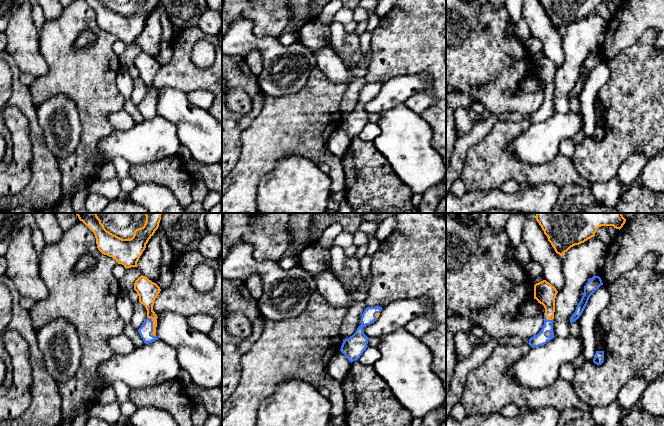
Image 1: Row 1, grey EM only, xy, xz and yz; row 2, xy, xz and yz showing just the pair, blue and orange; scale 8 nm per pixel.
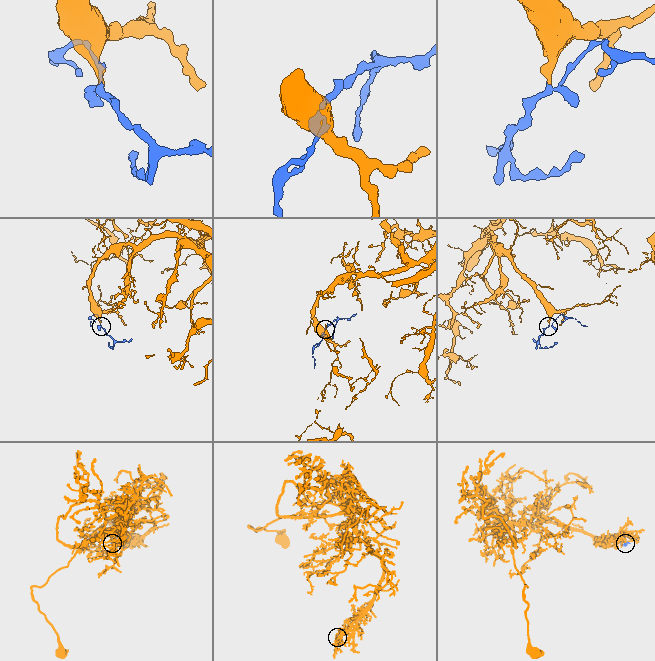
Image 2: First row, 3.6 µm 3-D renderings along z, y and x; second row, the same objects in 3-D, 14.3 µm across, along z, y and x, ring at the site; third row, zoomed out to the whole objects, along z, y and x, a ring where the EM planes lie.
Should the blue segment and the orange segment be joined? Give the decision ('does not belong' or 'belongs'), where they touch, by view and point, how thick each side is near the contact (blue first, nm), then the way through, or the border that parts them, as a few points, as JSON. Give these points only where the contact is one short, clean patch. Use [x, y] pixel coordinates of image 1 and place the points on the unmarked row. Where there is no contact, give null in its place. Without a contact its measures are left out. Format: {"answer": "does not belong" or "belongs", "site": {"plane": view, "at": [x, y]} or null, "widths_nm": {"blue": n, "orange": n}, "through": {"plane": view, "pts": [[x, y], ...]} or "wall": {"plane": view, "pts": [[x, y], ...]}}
{"answer": "belongs", "site": {"plane": "xy", "at": [152, 102]}, "widths_nm": {"blue": 100, "orange": 140}, "through": {"plane": "xy", "pts": [[146, 105], [152, 102], [147, 72]]}}

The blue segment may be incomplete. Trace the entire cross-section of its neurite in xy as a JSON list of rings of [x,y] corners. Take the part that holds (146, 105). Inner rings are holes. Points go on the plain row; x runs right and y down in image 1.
[[[141,51],[134,59],[134,66],[139,72],[139,78],[143,80],[147,86],[147,95],[138,105],[138,108],[145,120],[158,116],[156,112],[157,91],[153,87],[154,77],[160,69],[160,63]]]

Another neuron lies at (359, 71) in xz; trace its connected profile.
[[[365,31],[363,34],[360,35],[360,45],[362,50],[362,59],[360,63],[353,69],[349,70],[348,77],[349,83],[362,78],[366,75],[366,56],[368,51],[371,48],[371,37],[373,31]]]

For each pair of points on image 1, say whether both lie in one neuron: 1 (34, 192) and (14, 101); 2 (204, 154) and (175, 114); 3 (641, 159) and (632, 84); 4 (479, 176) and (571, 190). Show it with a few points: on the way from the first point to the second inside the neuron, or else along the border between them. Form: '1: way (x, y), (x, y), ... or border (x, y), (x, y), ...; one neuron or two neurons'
1: way (39, 168), (39, 145), (33, 121); one neuron
2: way (204, 142), (204, 137), (187, 119); one neuron
3: border (648, 158), (640, 151), (636, 151), (620, 164); two neurons
4: border (560, 188), (568, 184), (578, 184), (583, 192); two neurons

